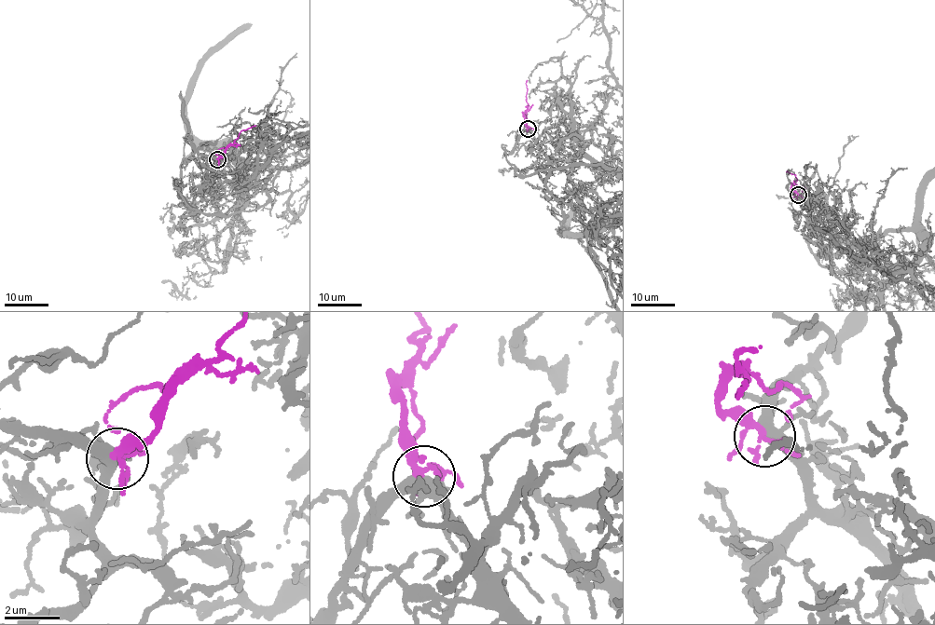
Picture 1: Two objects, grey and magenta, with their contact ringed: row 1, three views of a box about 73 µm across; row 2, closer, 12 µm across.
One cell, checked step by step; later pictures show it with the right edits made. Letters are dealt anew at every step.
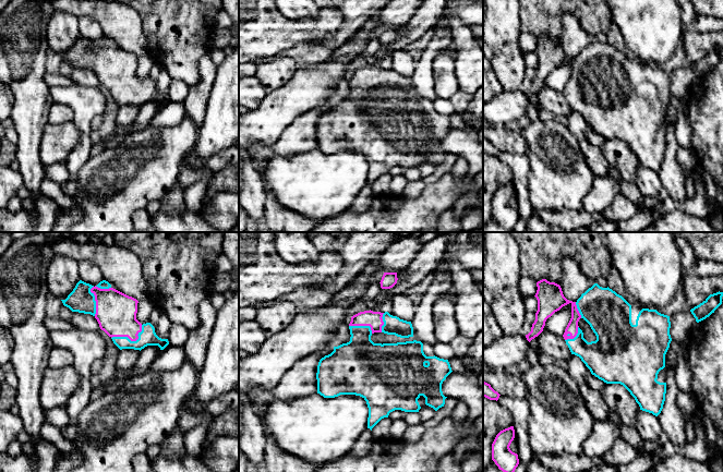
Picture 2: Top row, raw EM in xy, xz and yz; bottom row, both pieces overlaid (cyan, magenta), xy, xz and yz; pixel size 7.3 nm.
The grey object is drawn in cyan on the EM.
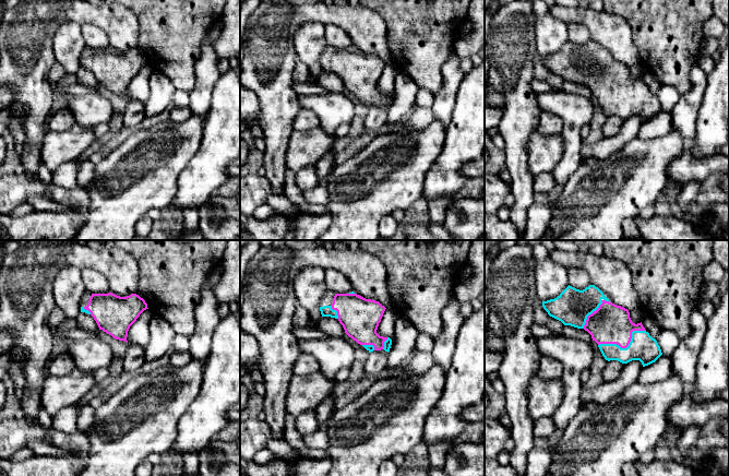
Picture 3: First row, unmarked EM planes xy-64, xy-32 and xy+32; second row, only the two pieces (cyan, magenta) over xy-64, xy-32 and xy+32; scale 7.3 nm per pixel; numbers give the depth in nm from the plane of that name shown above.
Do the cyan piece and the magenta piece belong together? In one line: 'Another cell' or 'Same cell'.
Same cell

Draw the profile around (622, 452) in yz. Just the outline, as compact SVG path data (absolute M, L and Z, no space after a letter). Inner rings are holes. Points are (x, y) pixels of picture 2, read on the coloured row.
M618 437L608 452L601 458L606 464L622 465L632 461L638 451L625 439Z

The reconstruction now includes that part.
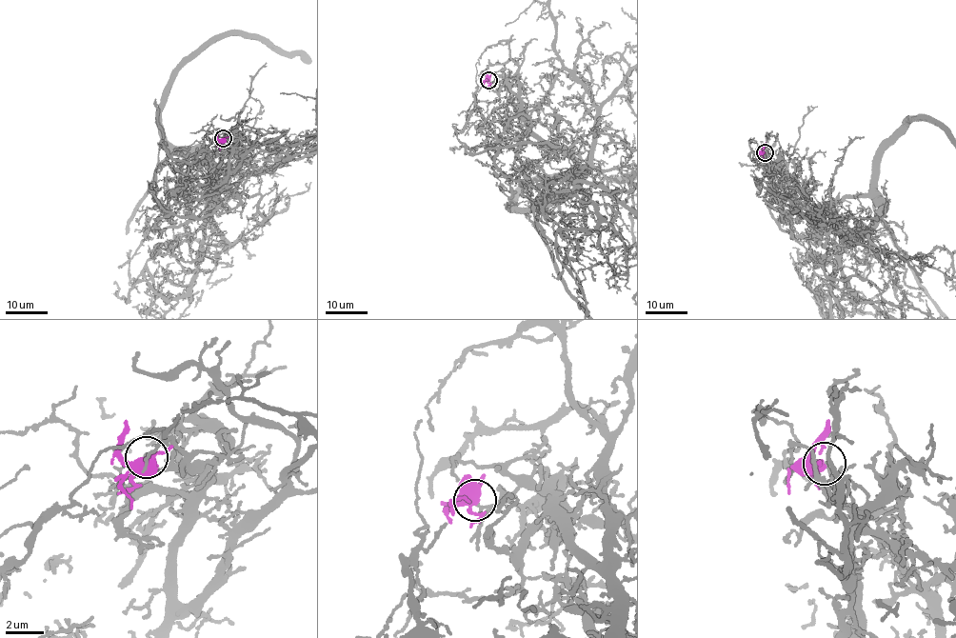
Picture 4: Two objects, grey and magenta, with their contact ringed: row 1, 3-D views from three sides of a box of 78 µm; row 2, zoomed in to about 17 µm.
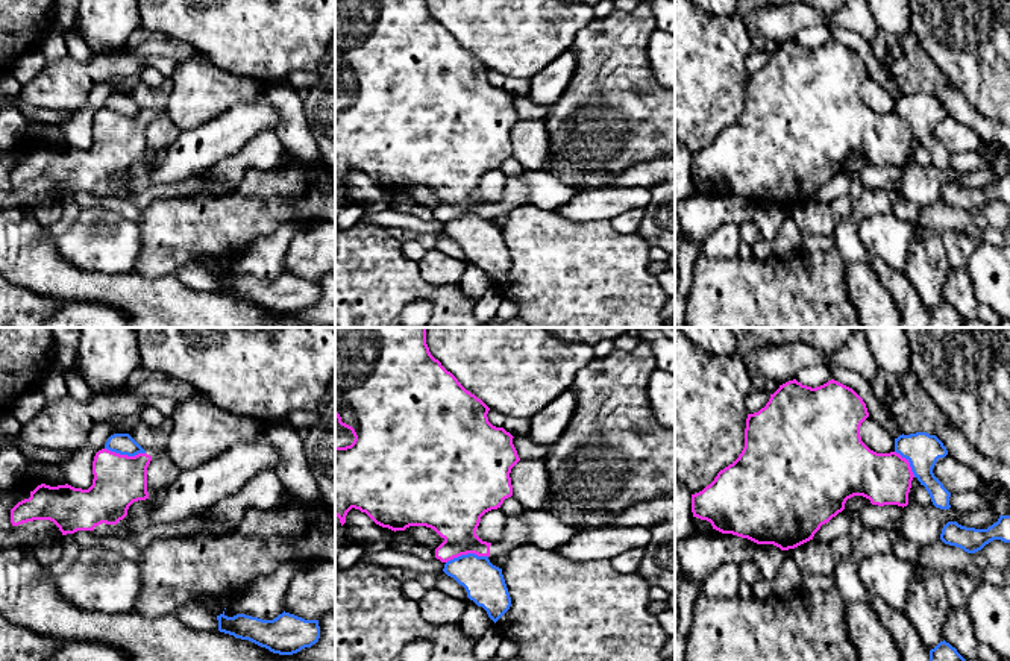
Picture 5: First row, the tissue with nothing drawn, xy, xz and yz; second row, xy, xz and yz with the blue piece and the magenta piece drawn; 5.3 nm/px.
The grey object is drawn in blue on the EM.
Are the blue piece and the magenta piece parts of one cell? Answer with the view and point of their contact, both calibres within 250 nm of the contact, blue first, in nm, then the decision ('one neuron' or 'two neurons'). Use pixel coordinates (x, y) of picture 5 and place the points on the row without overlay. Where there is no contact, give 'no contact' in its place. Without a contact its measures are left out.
contact xz (467, 214); calibres 220 and 300 nm; two neurons

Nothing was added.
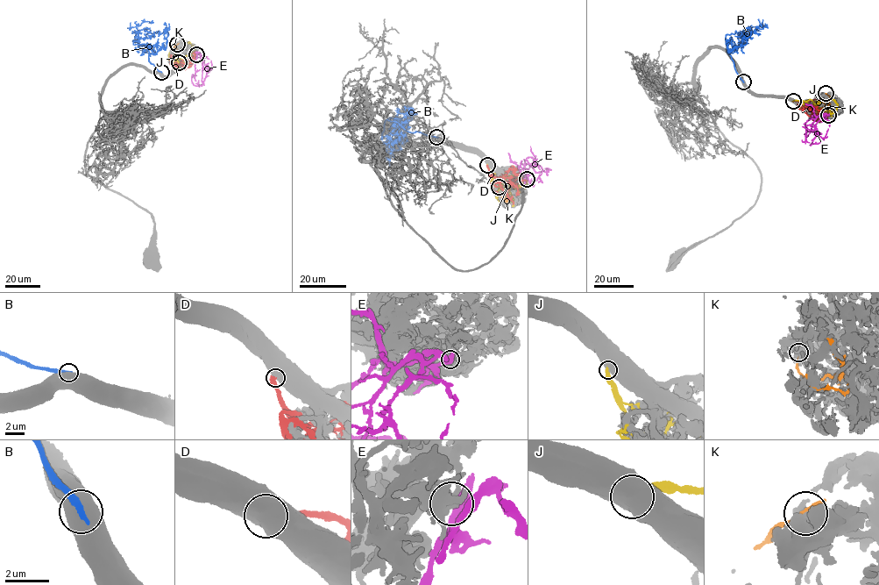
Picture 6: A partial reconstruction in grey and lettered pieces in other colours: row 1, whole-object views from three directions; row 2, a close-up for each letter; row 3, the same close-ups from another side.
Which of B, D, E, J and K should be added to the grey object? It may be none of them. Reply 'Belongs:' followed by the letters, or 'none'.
Belongs: none

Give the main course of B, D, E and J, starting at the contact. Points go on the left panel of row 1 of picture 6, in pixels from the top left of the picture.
B: (161, 72), (149, 60), (145, 45), (133, 43), (139, 39), (136, 26), (145, 21), (153, 22)
D: (179, 63), (176, 61), (173, 66), (171, 61), (172, 67), (185, 69), (191, 65), (194, 53)
E: (196, 53), (194, 76), (192, 75), (191, 81), (197, 85), (199, 80)
J: (179, 62), (176, 56), (180, 59), (191, 56), (195, 51), (194, 47), (187, 44)

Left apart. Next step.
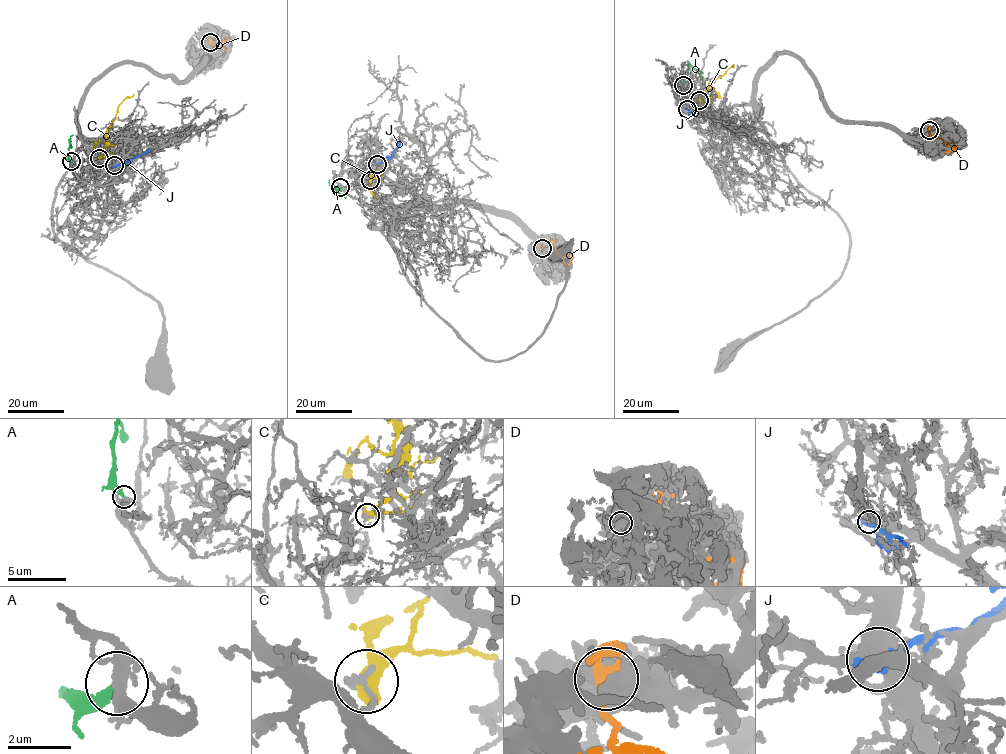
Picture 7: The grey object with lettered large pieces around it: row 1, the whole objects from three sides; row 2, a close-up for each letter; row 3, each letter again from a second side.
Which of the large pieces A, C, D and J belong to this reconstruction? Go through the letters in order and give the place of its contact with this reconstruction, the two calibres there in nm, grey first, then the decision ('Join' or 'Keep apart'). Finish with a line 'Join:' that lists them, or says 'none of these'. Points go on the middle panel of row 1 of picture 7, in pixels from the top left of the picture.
A: Touches grey at (340, 187). Thickness 320 nm (grey) against 300 nm. Join
C: Touches grey at (370, 180). Thickness 260 nm (grey) against 400 nm. Keep apart
D: Touches grey at (542, 248). Thickness 480 nm (grey) against 360 nm. Keep apart
J: Touches grey at (377, 164). Thickness 480 nm (grey) against 340 nm. Keep apart
Join: A

